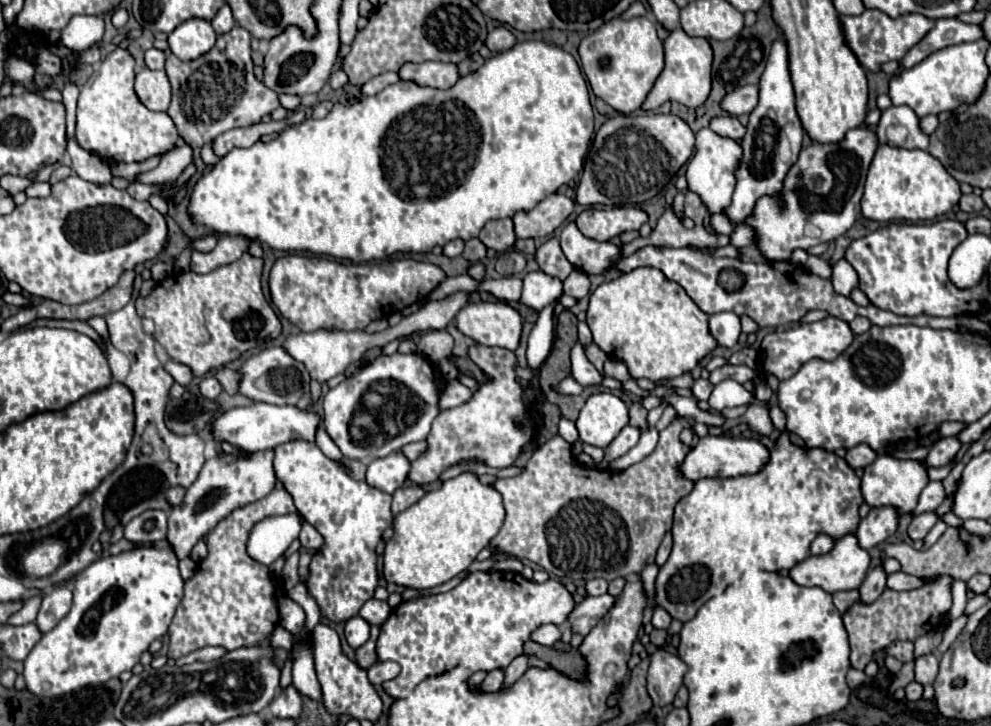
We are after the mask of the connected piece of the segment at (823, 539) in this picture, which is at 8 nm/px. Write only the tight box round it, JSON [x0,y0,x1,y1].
[811,534,833,556]

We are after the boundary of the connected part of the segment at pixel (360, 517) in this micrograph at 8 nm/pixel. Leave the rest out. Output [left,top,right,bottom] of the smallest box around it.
[275,442,393,622]

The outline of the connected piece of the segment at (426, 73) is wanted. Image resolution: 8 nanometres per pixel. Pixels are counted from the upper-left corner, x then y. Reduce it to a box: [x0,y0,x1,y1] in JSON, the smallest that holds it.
[399,62,459,90]

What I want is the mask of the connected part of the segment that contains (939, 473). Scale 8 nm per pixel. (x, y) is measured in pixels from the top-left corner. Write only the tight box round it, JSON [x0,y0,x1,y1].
[927,460,956,481]

